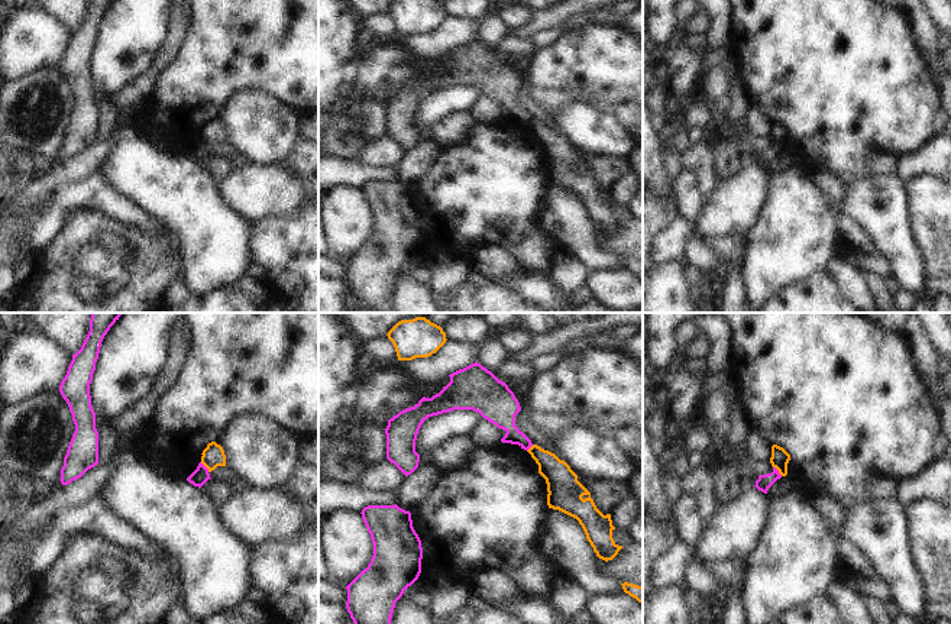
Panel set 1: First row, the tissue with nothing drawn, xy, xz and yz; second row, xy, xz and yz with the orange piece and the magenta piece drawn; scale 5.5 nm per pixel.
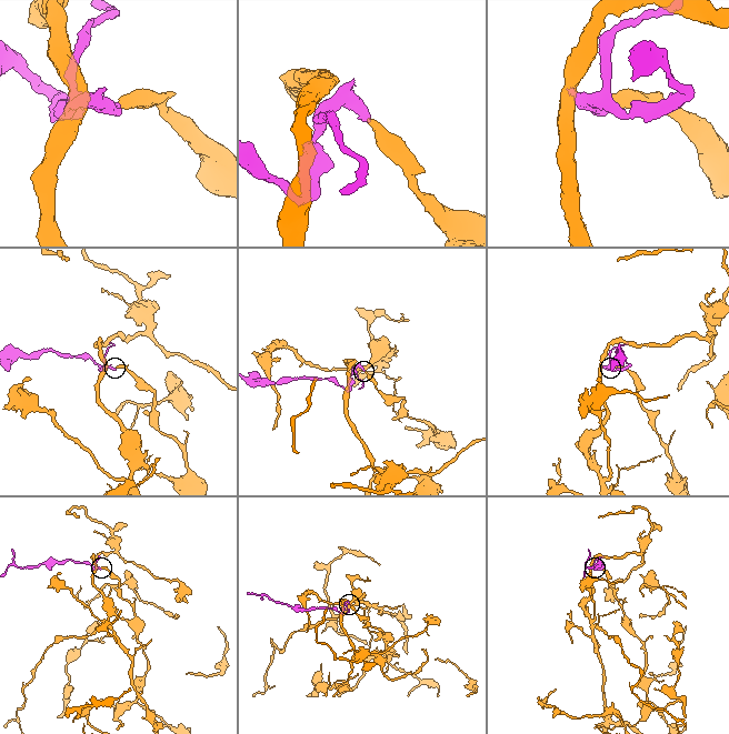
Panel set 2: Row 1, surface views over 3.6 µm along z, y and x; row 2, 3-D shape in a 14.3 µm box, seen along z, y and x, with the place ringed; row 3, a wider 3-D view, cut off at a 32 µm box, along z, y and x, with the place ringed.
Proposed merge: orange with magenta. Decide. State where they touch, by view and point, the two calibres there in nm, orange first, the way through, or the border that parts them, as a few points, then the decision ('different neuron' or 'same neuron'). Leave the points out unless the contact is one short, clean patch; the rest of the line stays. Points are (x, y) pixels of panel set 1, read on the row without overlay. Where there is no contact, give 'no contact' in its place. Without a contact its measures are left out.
meets orange in yz at (778, 145); 100 nm thick on the orange side, 80 nm on the other; border along yz (773, 142), (782, 151); different neuron

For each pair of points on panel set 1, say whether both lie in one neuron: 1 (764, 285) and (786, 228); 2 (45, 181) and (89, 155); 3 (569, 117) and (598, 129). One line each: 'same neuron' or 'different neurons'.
1: same neuron
2: same neuron
3: same neuron

